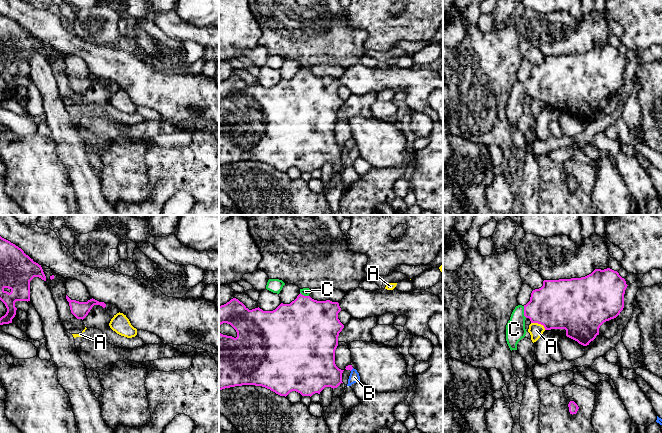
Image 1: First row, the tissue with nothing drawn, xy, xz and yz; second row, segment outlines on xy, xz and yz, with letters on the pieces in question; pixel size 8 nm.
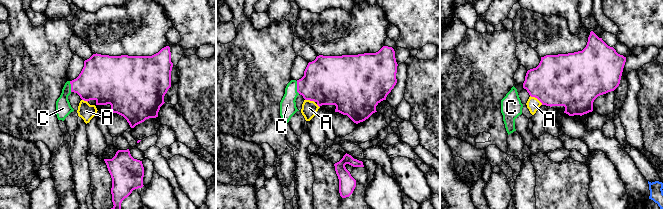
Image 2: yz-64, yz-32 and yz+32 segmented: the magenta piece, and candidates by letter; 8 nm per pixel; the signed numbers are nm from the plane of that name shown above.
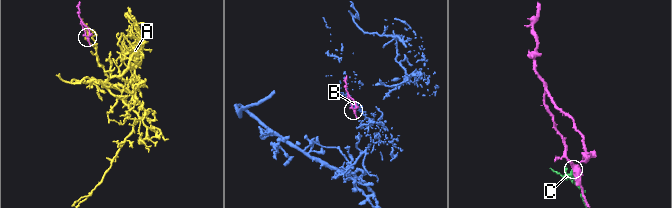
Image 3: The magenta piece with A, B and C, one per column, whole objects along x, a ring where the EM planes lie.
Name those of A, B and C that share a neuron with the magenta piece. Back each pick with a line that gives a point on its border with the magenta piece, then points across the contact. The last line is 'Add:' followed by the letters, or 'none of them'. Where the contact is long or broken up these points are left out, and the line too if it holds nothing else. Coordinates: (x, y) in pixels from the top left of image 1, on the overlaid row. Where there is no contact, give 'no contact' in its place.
C: meets magenta in yz at (524, 312); runs through yz (554, 305), (524, 312), (517, 319), (515, 329)
Add: C

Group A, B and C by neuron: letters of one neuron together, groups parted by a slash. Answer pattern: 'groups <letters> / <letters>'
groups A / B / C

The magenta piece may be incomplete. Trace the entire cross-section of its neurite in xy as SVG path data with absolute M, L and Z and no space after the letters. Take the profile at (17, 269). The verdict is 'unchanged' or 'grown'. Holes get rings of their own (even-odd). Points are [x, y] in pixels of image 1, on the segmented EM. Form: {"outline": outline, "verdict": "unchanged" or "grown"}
{"outline": "M0 236L0 300L5 304L7 312L0 318L0 325L12 323L16 315L16 301L30 301L30 281L39 277L46 281L41 265L34 262L24 251Z", "verdict": "unchanged"}

